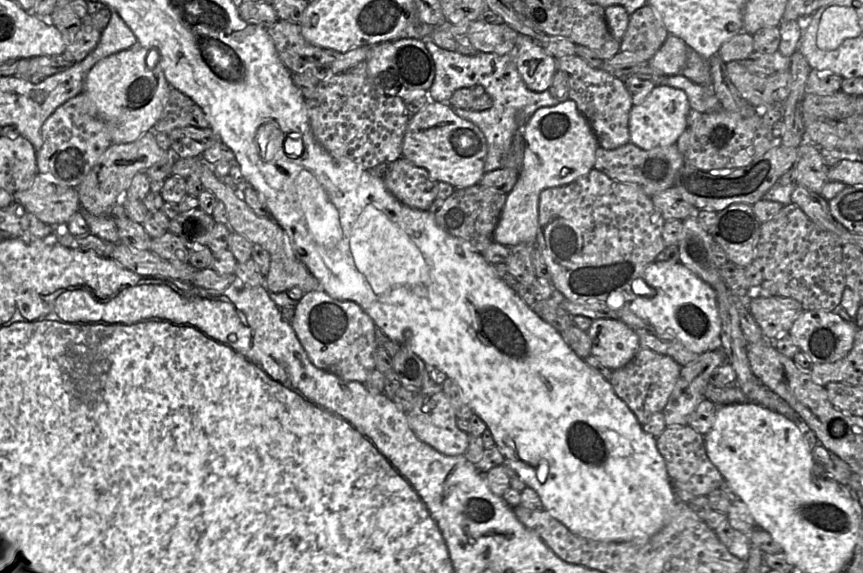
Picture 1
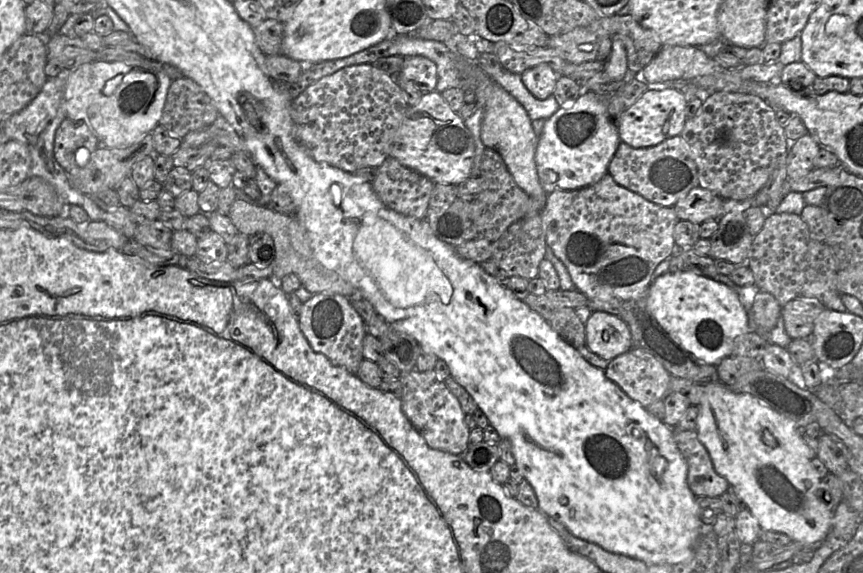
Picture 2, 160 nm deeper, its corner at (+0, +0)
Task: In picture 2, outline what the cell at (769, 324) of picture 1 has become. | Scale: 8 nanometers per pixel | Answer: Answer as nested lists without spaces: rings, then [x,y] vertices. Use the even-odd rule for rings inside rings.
[[[796,298],[781,307],[786,333],[792,339],[809,338],[817,317],[826,309],[816,299]]]

